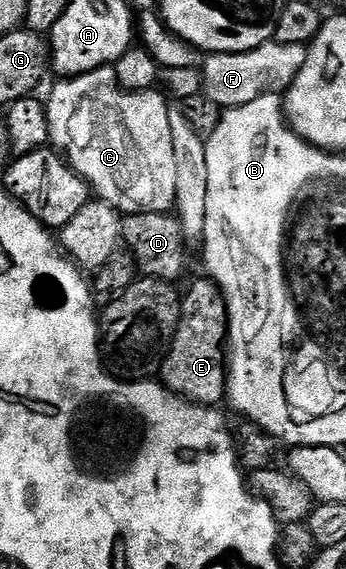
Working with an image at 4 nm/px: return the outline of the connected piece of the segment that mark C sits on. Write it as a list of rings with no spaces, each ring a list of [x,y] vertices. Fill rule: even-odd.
[[[113,67],[93,69],[90,73],[81,73],[78,77],[62,79],[57,82],[59,85],[50,93],[50,101],[45,102],[46,114],[48,115],[48,127],[50,128],[49,144],[57,152],[63,154],[70,166],[76,170],[86,184],[90,186],[93,196],[100,201],[107,201],[112,208],[119,211],[133,211],[135,213],[168,213],[174,208],[176,199],[176,159],[172,152],[172,126],[168,124],[168,101],[158,94],[158,91],[149,89],[133,93],[128,91],[118,82],[118,76]]]

